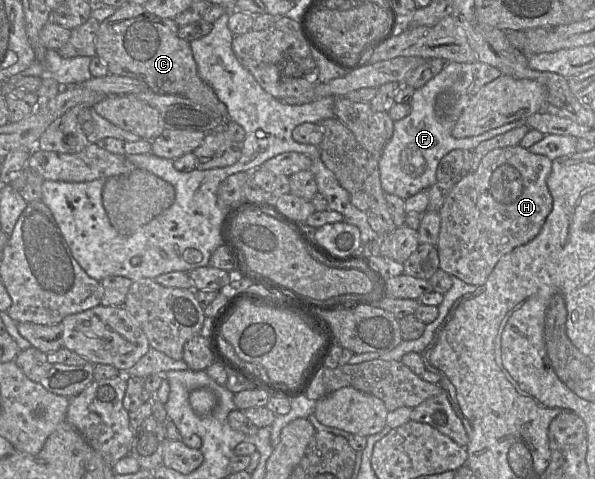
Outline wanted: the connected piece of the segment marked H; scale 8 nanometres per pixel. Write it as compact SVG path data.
M521 145L497 148L488 152L476 171L468 172L450 191L440 209L441 225L437 242L440 269L467 284L480 286L498 261L514 248L534 239L543 227L553 206L547 185L553 160L530 152Z

